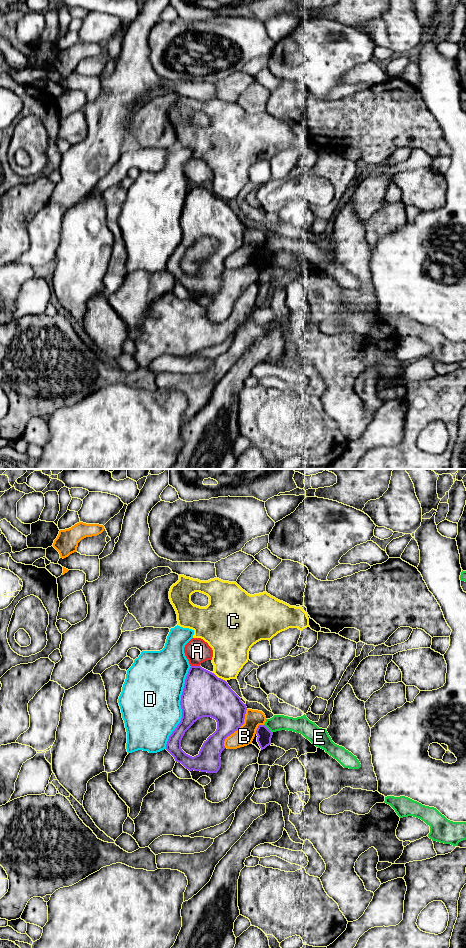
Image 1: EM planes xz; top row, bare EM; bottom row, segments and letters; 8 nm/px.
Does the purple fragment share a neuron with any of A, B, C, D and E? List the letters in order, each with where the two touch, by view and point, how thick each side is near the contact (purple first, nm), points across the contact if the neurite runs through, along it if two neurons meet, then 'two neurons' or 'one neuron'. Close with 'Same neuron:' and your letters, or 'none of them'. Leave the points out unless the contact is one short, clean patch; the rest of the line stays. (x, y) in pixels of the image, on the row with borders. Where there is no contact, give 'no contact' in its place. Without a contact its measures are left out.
A: contact xz (195, 666); calibres 360 and 200 nm; two neurons
B: contact xz (237, 729); calibres 280 and 150 nm; two neurons
C: contact xz (219, 678); calibres 360 and 280 nm; border xz (213, 672), (225, 681); two neurons
D: contact xz (181, 707); calibres 360 and 480 nm; two neurons
E: contact xz (267, 728); calibres 110 and 130 nm; border xz (264, 724), (272, 732); two neurons
Same neuron: none of them

